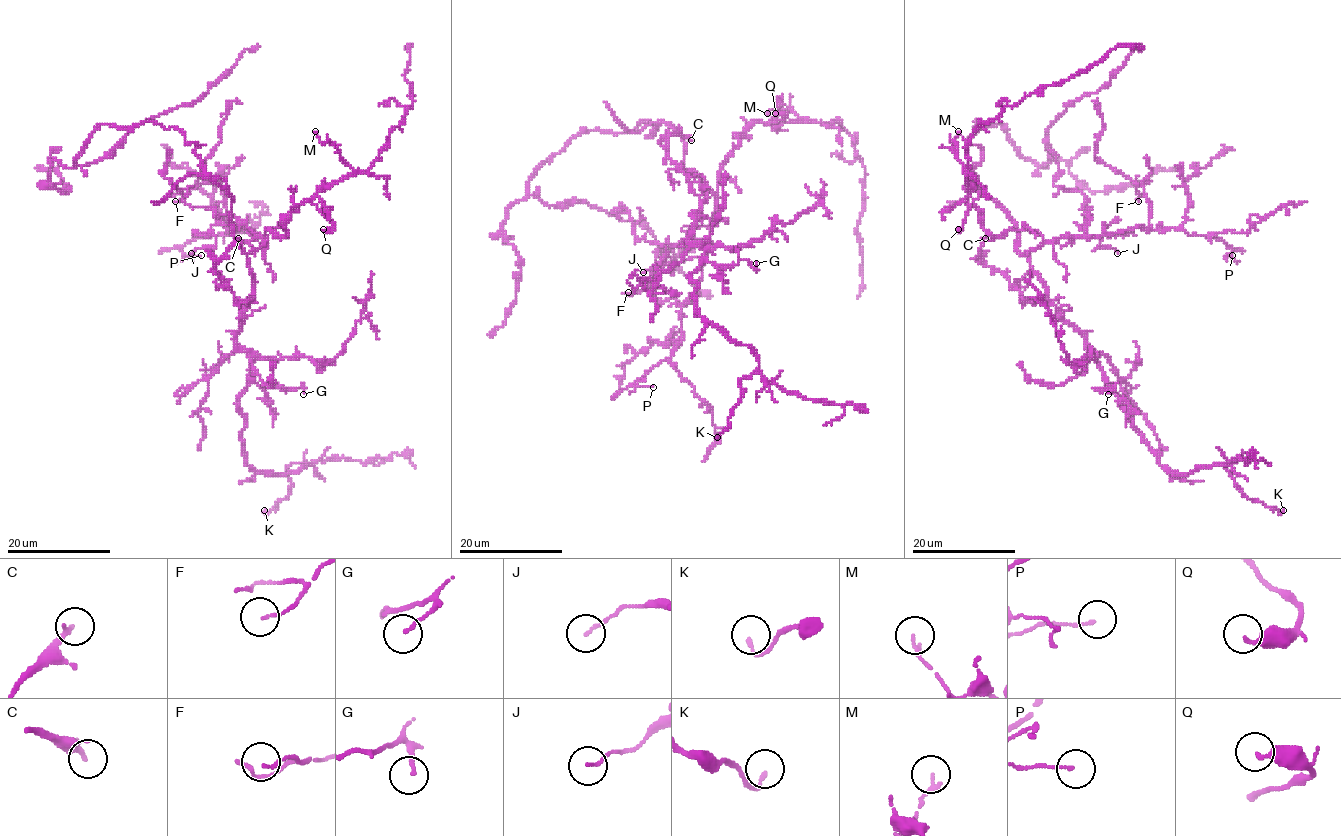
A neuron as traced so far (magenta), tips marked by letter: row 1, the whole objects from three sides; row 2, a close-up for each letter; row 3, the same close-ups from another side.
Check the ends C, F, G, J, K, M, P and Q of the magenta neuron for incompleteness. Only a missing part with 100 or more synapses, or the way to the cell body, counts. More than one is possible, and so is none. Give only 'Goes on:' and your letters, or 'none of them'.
Goes on: none of them

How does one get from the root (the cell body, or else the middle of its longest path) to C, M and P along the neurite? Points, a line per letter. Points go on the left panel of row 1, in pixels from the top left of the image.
C: (231, 210), (235, 241), (246, 254), (254, 285), (254, 294), (238, 302), (215, 272), (218, 260), (238, 238)
M: (231, 210), (235, 241), (250, 253), (266, 231), (286, 233), (295, 206), (352, 175), (315, 131)
P: (231, 210), (235, 241), (245, 253), (264, 241), (229, 228), (179, 249), (184, 258), (201, 255)

